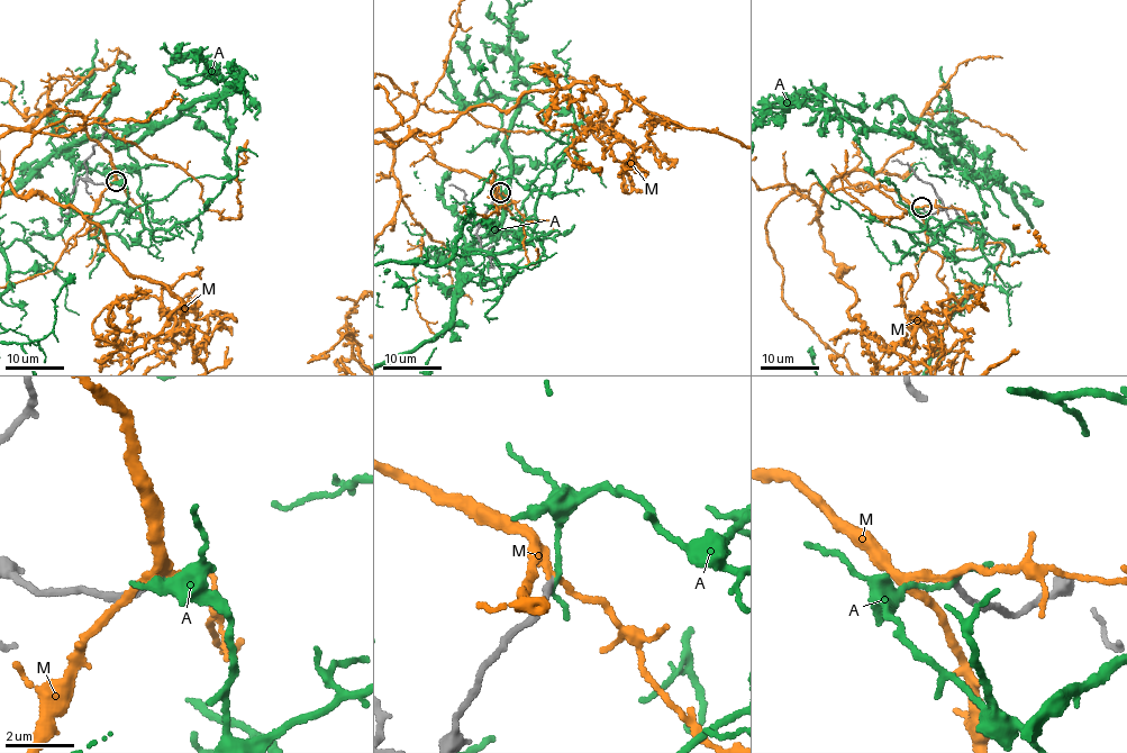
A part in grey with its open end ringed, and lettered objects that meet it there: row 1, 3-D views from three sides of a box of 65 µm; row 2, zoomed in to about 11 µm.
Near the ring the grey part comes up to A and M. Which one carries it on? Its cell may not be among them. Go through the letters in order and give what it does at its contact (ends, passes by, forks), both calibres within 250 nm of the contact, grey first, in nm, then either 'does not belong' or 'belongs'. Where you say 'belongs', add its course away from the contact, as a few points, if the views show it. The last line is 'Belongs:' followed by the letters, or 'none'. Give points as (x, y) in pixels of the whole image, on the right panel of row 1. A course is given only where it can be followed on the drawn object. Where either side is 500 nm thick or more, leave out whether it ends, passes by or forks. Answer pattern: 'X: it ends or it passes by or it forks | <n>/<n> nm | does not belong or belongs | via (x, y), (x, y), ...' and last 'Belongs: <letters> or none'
A: it ends | 170/180 nm | does not belong
M: it passes by | 160/200 nm | belongs
Belongs: M

